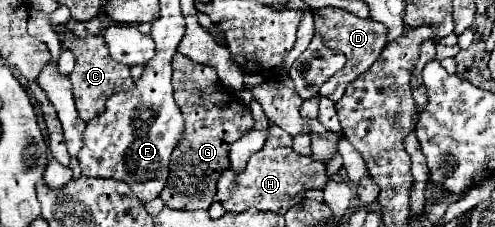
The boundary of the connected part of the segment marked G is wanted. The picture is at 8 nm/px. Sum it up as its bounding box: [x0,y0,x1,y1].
[160,54,254,210]

